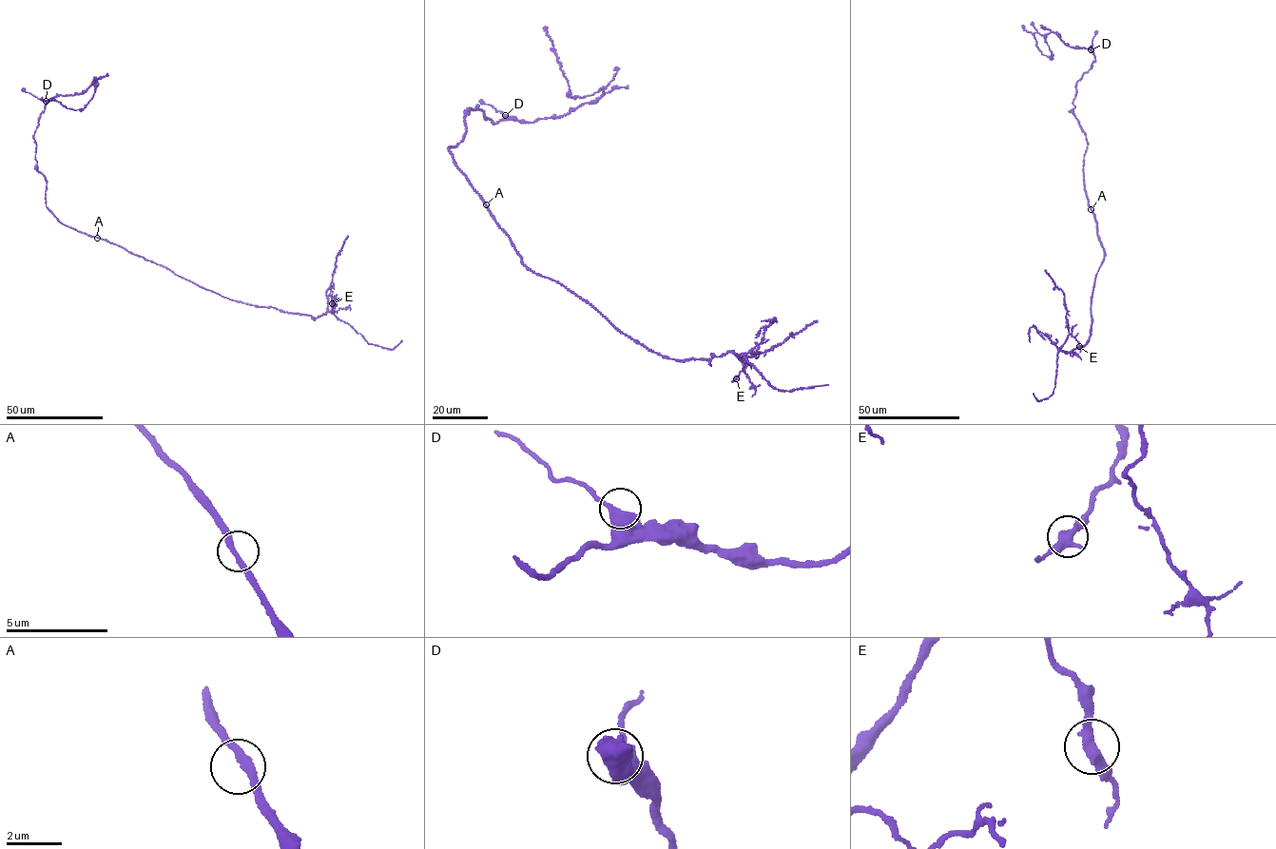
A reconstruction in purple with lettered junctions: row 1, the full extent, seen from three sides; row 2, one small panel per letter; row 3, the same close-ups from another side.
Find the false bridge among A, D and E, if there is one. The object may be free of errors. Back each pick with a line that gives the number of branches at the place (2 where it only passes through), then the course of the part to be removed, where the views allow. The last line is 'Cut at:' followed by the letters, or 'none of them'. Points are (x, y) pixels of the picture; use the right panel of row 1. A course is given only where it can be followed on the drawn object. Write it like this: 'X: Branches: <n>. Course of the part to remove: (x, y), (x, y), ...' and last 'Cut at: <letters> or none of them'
Cut at: none of them

